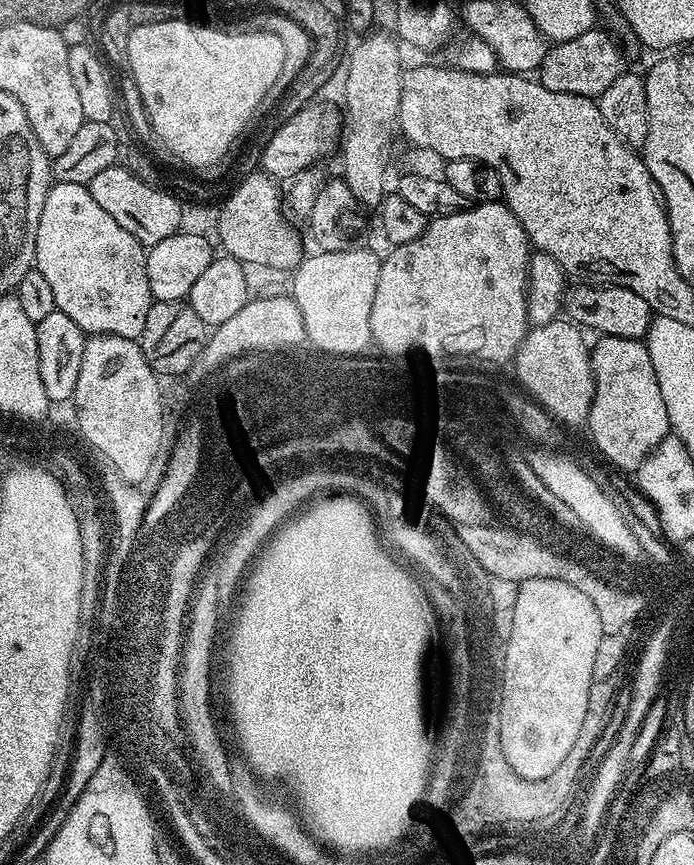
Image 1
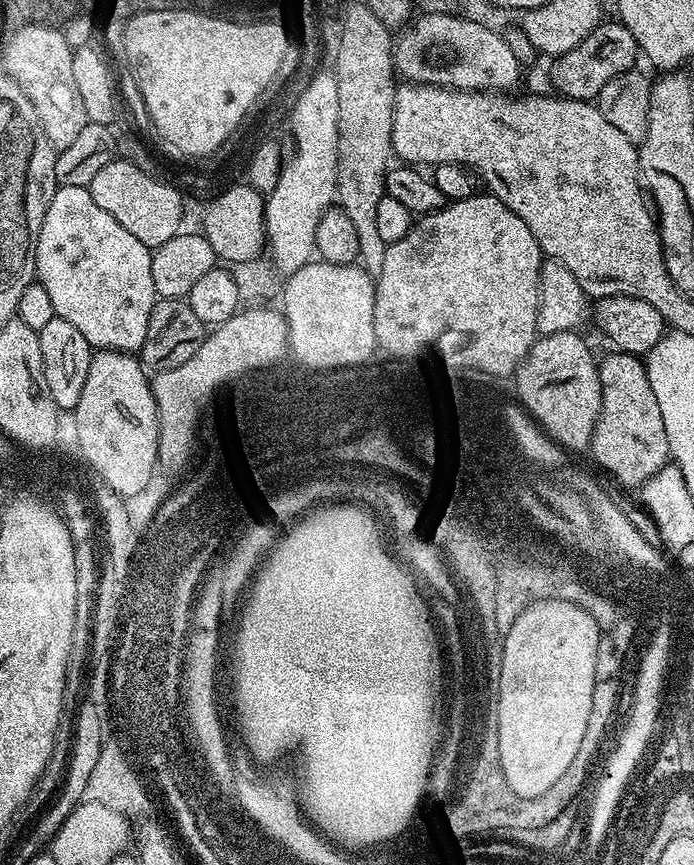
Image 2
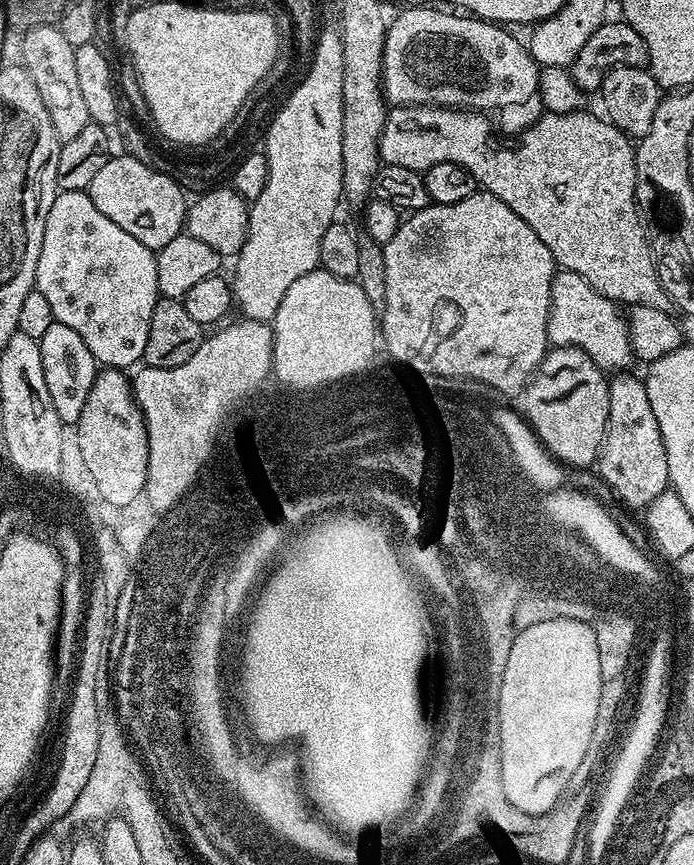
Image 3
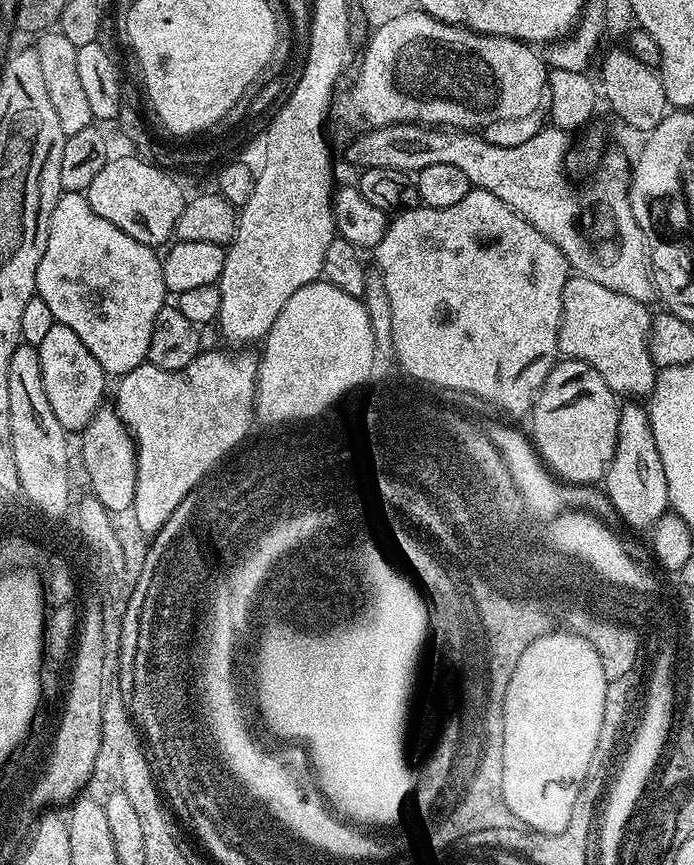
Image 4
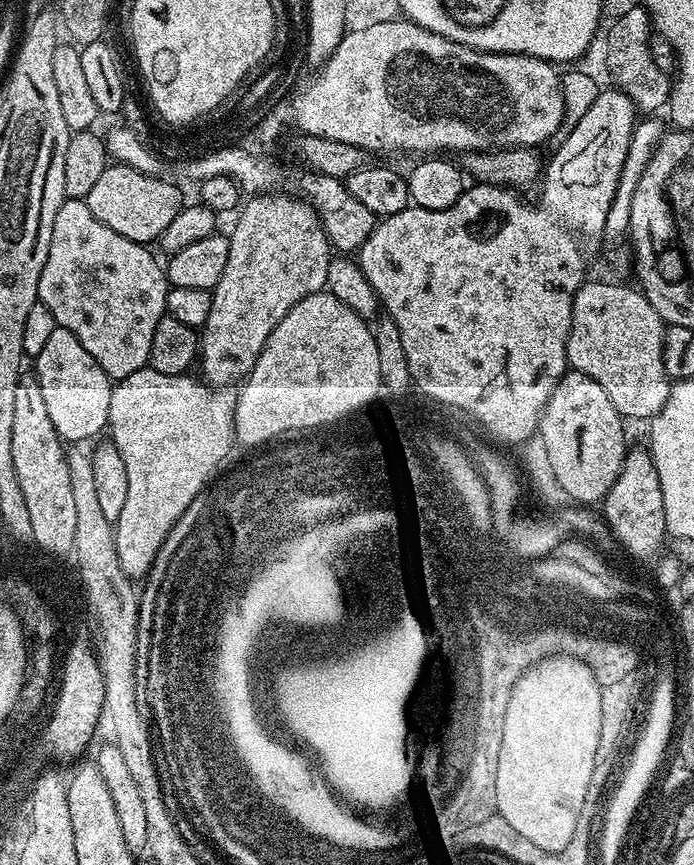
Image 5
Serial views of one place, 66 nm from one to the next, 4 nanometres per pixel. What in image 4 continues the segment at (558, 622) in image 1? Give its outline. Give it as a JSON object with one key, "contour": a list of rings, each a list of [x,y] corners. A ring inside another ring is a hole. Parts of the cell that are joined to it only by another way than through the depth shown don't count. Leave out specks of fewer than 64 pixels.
{"contour":[[[559,630],[547,635],[548,640],[532,644],[528,648],[528,656],[520,660],[520,668],[516,668],[516,676],[512,676],[512,688],[508,688],[508,742],[503,750],[503,765],[501,774],[506,779],[506,795],[508,805],[514,808],[516,815],[524,816],[527,823],[560,824],[566,818],[566,809],[572,804],[571,796],[574,785],[580,781],[580,772],[589,765],[593,757],[594,746],[597,745],[599,731],[604,727],[604,710],[606,708],[606,692],[609,680],[603,669],[603,658],[595,646],[584,637],[580,637],[572,630]]]}

